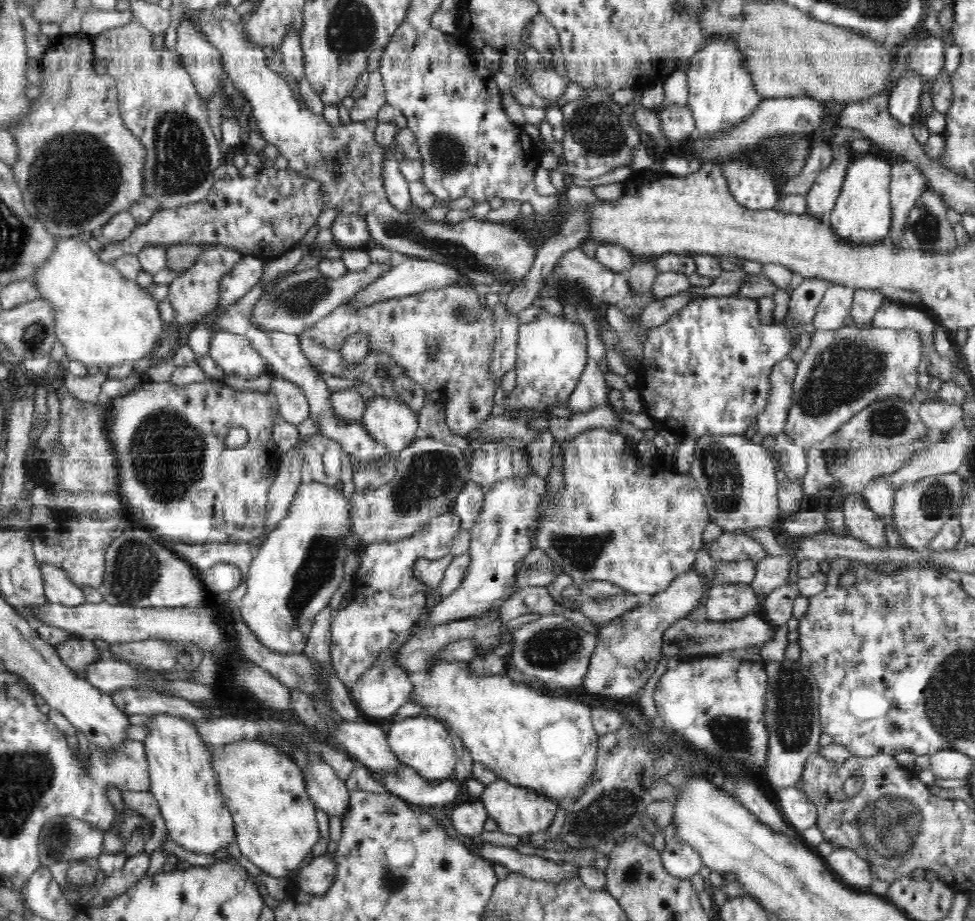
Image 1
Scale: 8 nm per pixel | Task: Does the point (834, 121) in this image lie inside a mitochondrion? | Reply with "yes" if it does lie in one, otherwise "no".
no

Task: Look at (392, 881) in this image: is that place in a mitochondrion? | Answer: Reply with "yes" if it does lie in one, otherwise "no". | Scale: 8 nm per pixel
yes

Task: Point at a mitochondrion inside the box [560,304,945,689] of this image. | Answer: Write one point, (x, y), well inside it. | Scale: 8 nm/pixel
(846, 371)

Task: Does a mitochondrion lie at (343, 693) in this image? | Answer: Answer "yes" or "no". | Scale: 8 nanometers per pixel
no

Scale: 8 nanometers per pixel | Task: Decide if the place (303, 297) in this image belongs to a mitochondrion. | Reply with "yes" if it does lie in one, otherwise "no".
yes

